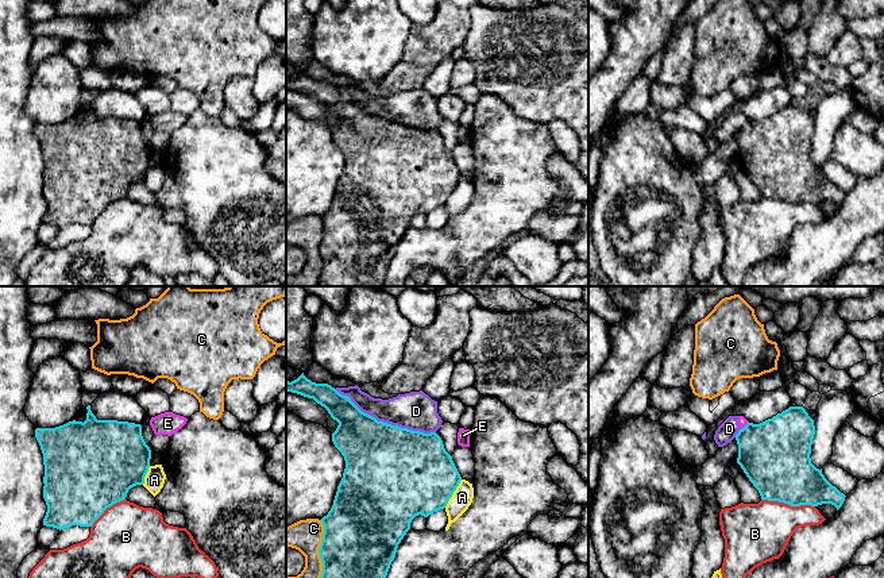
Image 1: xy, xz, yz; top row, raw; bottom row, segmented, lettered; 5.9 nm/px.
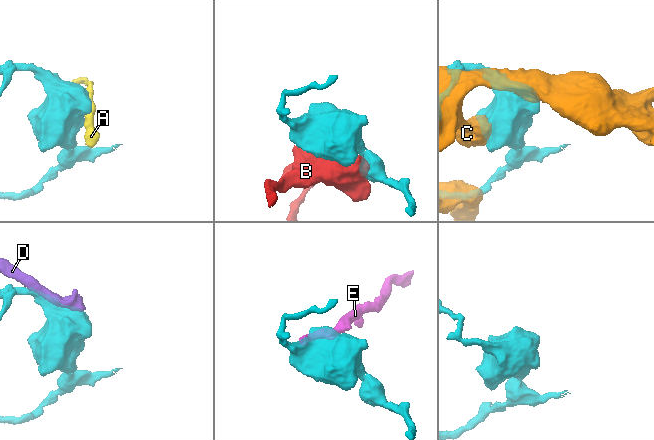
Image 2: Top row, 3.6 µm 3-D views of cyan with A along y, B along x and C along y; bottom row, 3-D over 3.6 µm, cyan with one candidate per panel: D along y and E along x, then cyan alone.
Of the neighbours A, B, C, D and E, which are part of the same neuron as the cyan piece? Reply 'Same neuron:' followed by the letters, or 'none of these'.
Same neuron: none of these

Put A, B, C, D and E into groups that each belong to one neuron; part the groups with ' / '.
A / B / C / D E

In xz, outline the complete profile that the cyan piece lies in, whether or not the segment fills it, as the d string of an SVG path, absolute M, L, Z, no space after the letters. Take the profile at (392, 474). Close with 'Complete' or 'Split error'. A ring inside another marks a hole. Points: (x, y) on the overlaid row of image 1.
M304 373L292 382L286 381L286 392L313 398L339 423L332 434L332 442L344 456L346 469L333 505L321 519L324 533L319 548L323 562L320 578L386 578L398 544L410 529L412 520L418 515L428 517L433 512L444 509L459 486L462 477L452 456L445 451L443 440L436 432L424 434L378 421L362 412L348 396L340 394L328 384L312 382Z. Complete

